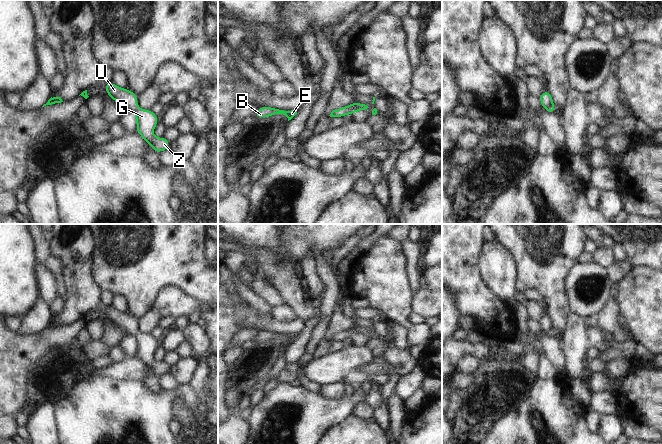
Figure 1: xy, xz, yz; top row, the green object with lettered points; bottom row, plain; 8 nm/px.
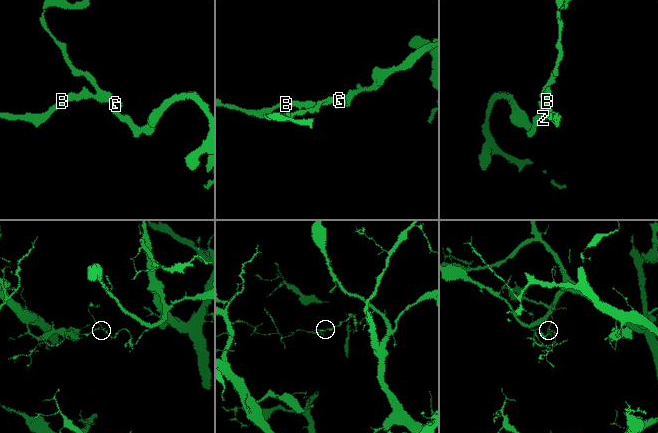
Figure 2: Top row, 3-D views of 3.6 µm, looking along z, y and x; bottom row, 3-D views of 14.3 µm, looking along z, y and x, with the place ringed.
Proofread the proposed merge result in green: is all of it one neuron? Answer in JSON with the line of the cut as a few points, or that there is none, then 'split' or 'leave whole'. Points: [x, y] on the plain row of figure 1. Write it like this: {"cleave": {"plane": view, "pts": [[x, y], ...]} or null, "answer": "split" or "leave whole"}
{"cleave": {"plane": "xz", "pts": [[351, 328], [357, 334]]}, "answer": "split"}

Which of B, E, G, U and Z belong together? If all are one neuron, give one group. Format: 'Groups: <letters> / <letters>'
Groups: B E / G U Z

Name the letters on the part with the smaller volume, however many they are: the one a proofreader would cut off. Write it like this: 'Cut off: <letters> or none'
Cut off: B, E.

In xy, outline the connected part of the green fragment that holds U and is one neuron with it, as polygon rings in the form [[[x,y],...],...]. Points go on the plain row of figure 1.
[[[111,305],[105,307],[105,313],[109,321],[135,336],[136,354],[151,372],[158,377],[169,373],[170,366],[168,364],[164,361],[156,362],[153,359],[153,354],[159,346],[158,342],[151,334],[143,334],[137,330],[138,320],[130,314],[114,309]]]

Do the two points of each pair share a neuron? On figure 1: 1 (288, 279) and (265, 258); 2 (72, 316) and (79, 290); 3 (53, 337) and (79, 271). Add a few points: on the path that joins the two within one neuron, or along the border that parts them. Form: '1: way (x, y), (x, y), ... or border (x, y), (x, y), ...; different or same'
1: way (282, 273), (271, 263); same
2: way (73, 310), (79, 301), (79, 296); same
3: border (78, 319), (63, 326); different

